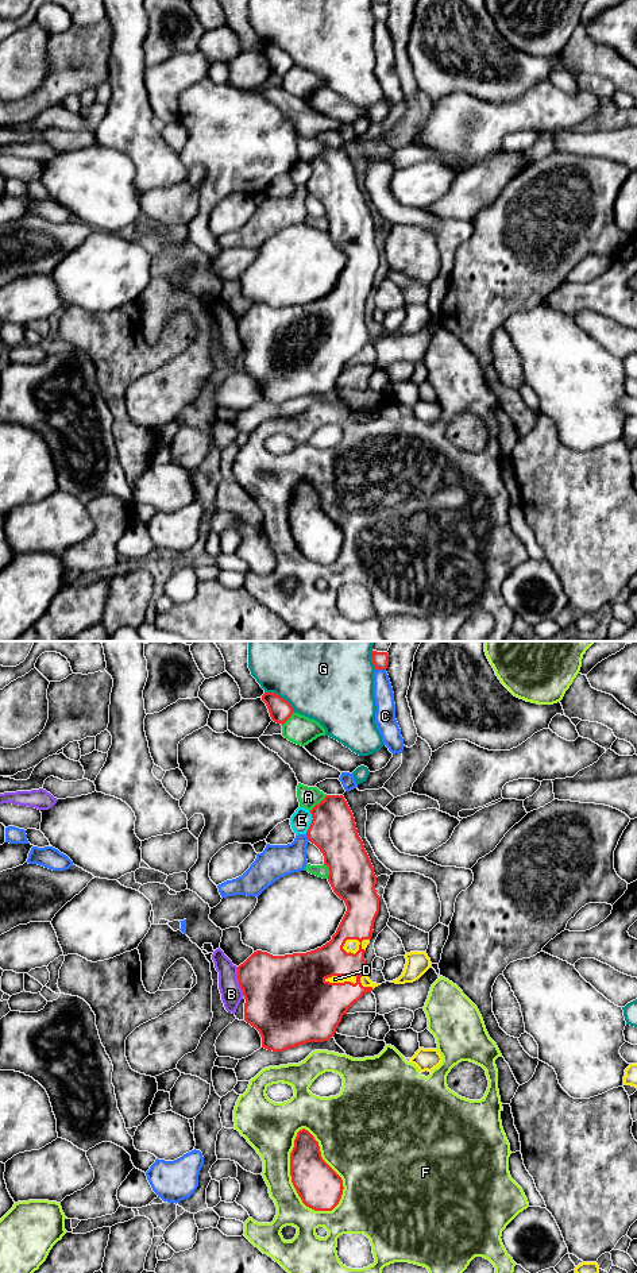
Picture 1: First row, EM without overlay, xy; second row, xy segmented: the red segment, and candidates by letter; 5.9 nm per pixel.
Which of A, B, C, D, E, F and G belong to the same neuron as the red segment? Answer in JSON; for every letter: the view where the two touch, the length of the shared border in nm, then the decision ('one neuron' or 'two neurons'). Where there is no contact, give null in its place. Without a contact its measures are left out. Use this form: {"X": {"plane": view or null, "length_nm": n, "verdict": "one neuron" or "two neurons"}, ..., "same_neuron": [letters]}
{"A": {"plane": "xy", "length_nm": 140, "verdict": "two neurons"}, "B": {"plane": "xy", "length_nm": 180, "verdict": "two neurons"}, "C": {"plane": "xy", "length_nm": 60, "verdict": "two neurons"}, "D": {"plane": "xy", "length_nm": 200, "verdict": "one neuron"}, "E": {"plane": "xy", "length_nm": 140, "verdict": "two neurons"}, "F": {"plane": "xy", "length_nm": 550, "verdict": "two neurons"}, "G": {"plane": "xy", "length_nm": 220, "verdict": "two neurons"}, "same_neuron": ["D"]}

